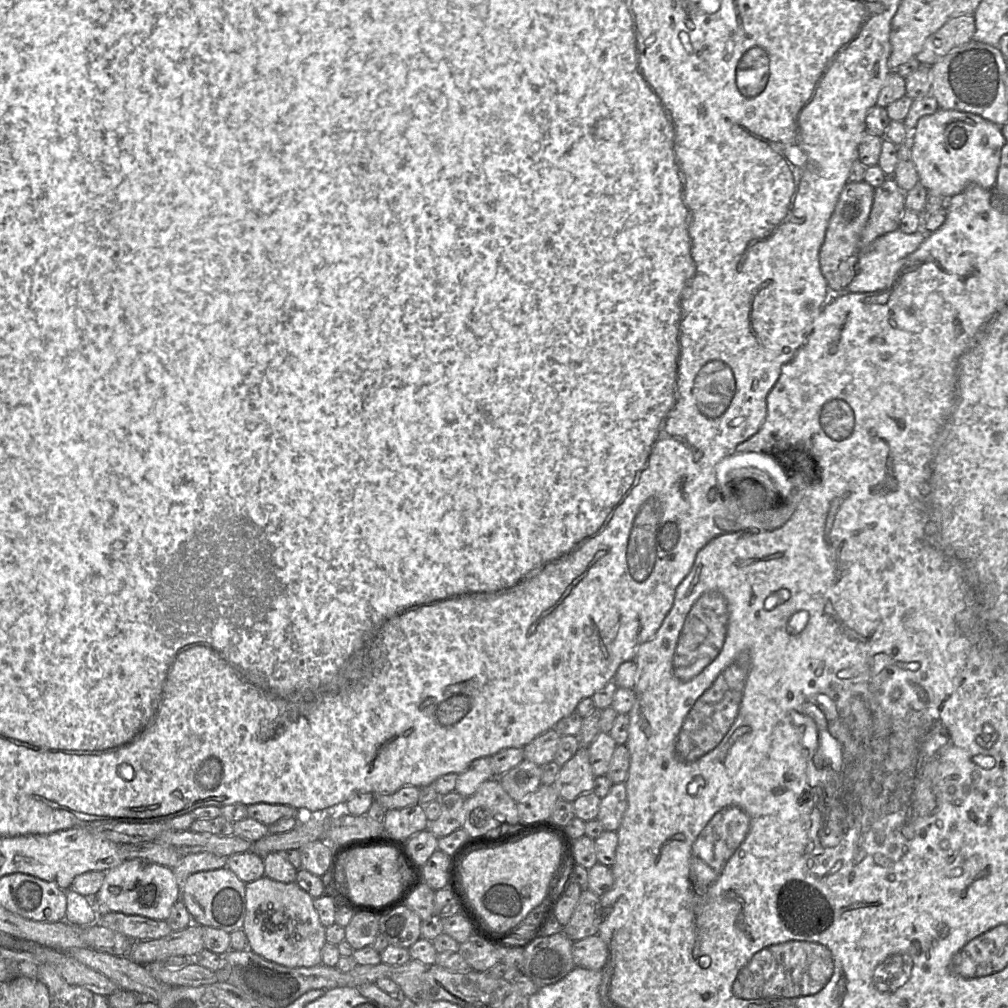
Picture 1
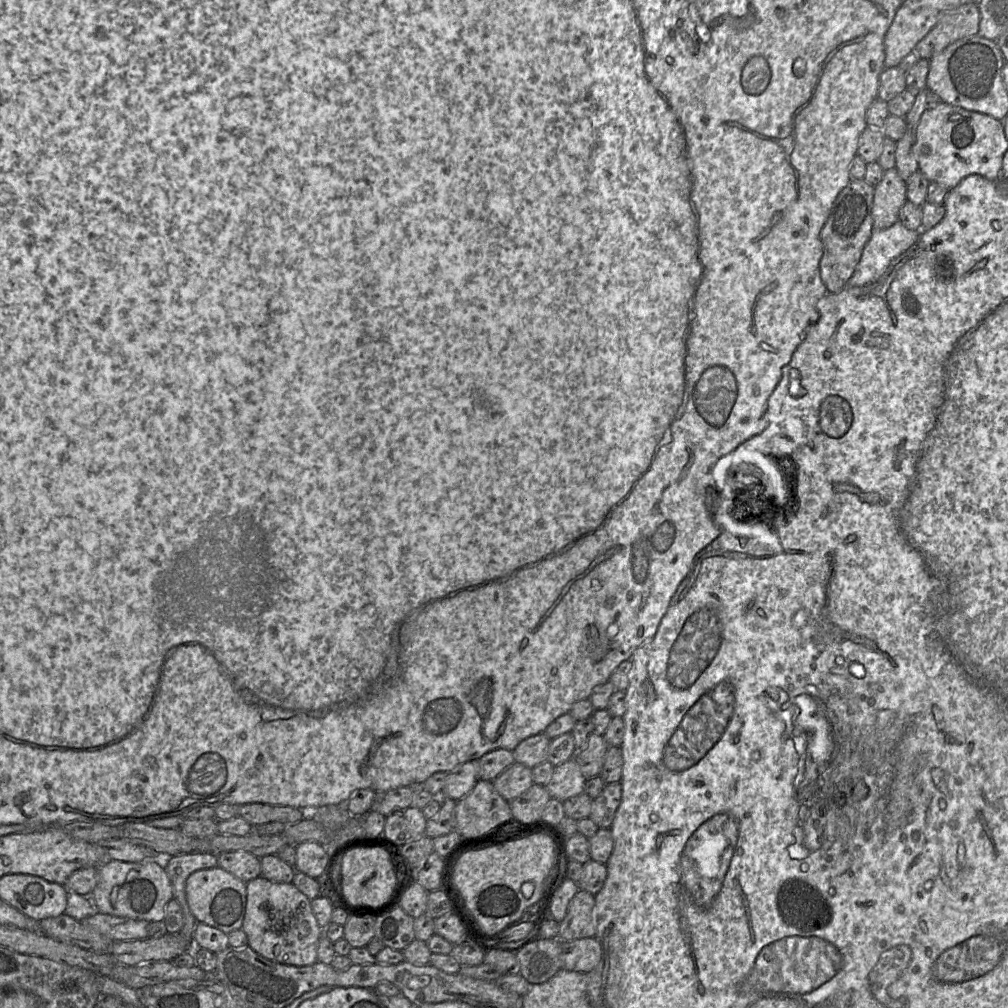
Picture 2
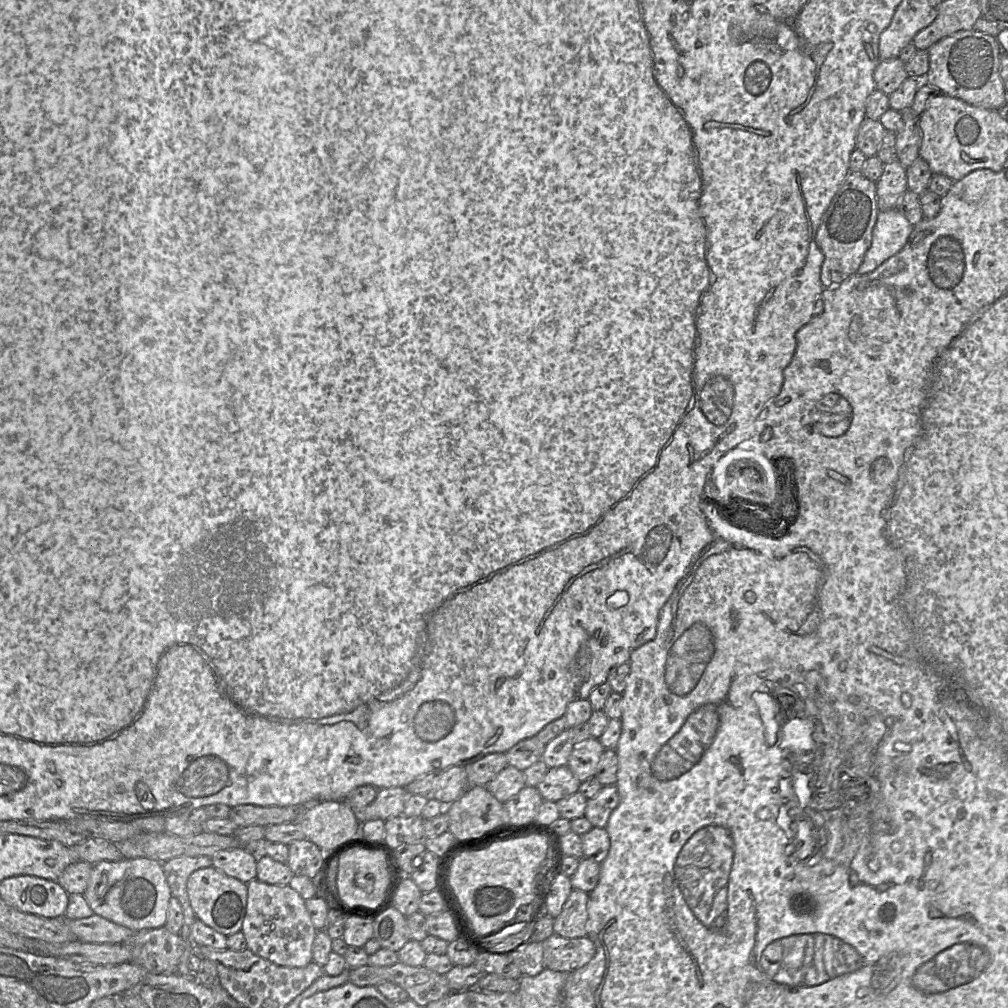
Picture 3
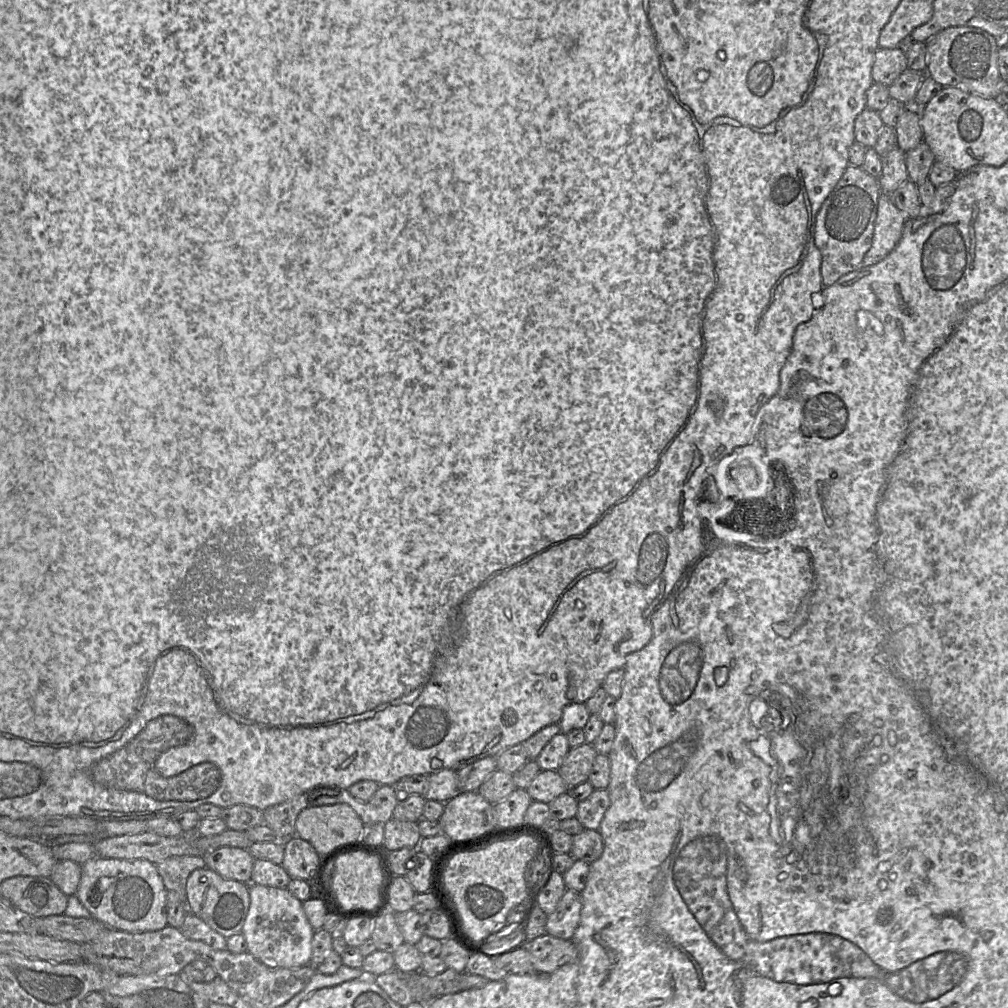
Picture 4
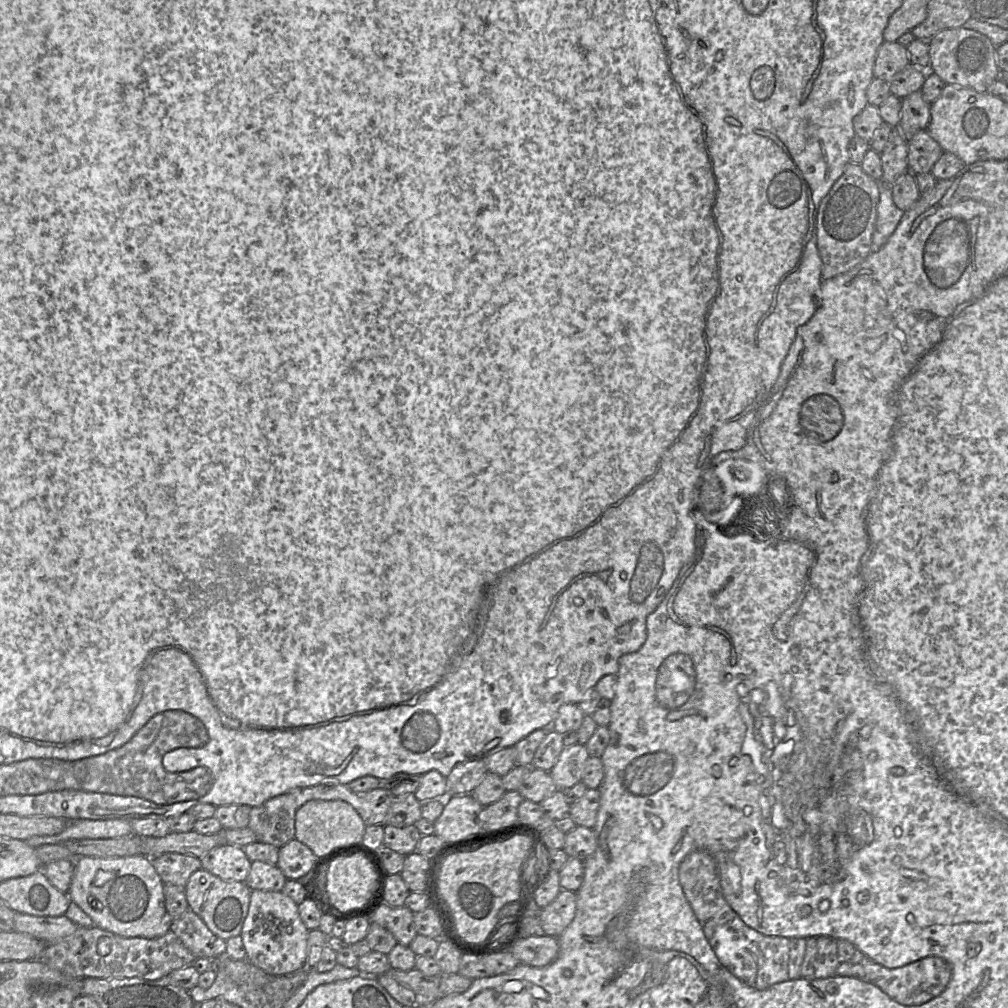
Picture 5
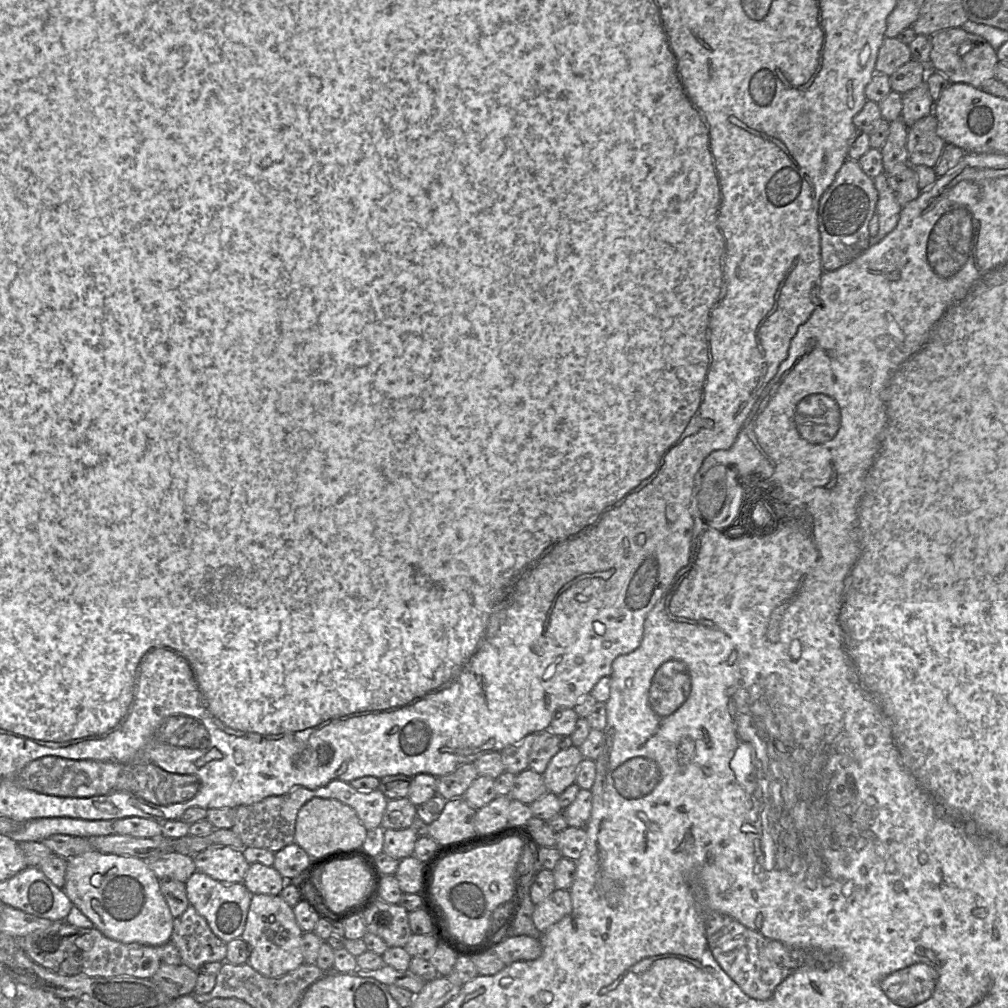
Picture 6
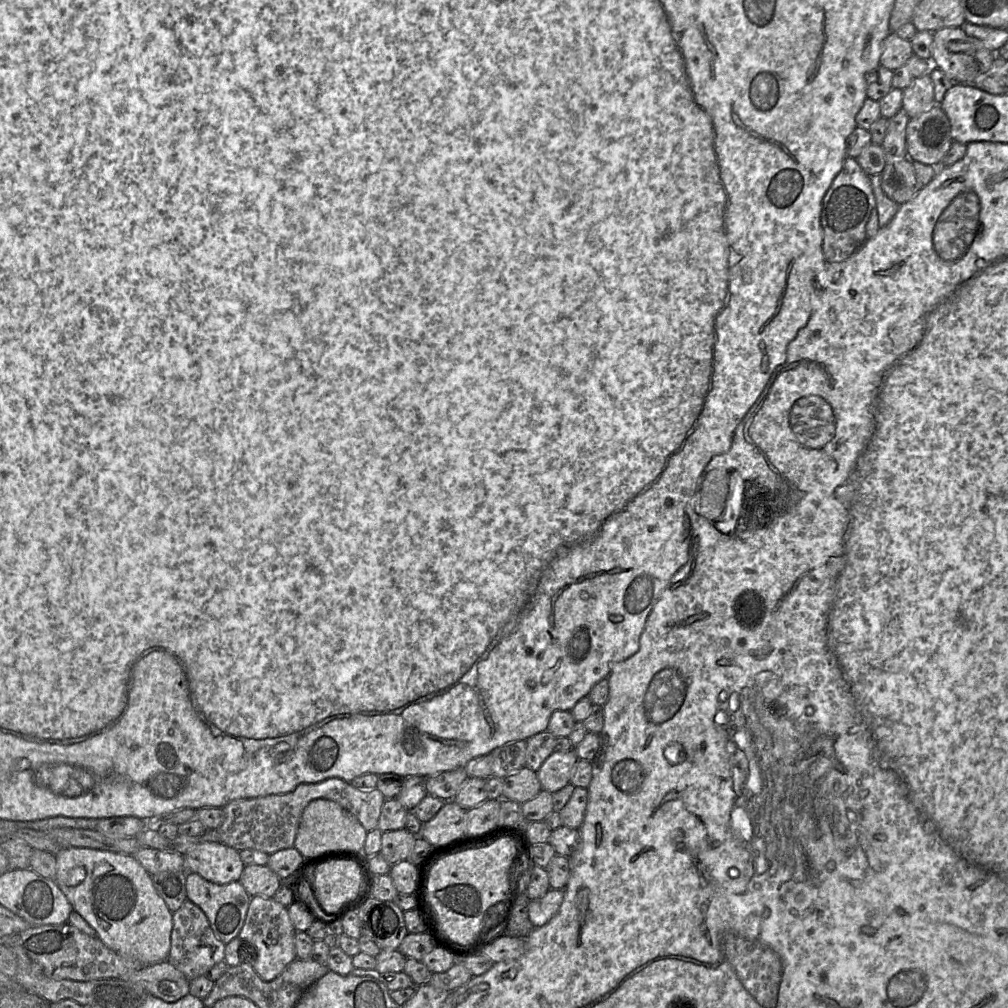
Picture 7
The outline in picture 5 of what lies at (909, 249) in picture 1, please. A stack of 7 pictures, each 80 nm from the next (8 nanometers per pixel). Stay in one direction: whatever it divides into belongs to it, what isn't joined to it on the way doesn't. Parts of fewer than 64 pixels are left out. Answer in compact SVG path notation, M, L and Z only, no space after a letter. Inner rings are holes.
M880 181L880 195L872 235L871 252L878 251L894 233L904 212L893 202L890 186Z

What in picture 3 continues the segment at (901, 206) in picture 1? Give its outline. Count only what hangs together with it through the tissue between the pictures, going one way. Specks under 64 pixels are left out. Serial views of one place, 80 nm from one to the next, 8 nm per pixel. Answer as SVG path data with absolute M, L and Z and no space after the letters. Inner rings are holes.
M897 159L883 164L882 175L876 182L878 210L896 209L899 200L906 191L906 168Z

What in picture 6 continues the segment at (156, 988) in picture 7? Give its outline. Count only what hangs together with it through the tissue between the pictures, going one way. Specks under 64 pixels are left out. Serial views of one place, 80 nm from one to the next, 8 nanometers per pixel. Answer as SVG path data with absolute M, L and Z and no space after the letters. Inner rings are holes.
M164 965L151 980L171 999L195 993L198 973L186 965Z

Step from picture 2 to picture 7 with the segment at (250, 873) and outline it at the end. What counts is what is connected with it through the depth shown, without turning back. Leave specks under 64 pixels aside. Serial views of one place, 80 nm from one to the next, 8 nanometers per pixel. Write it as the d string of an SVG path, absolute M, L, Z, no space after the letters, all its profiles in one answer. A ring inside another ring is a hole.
M220 842L192 846L183 856L186 872L197 873L216 884L238 881L245 867L239 852Z

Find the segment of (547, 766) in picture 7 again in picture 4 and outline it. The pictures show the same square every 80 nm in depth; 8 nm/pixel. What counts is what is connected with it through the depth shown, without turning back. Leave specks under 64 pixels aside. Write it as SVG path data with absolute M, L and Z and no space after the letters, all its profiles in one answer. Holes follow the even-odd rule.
M584 743L570 748L558 769L569 789L588 781L596 756L597 752L592 744Z

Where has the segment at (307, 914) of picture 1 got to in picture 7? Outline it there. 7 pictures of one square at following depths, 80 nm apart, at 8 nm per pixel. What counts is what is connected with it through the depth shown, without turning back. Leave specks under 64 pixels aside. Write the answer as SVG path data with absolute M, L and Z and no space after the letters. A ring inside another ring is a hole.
M252 896L244 925L238 938L249 947L247 962L264 981L272 981L297 959L294 944L296 930L290 920L287 908L273 898Z

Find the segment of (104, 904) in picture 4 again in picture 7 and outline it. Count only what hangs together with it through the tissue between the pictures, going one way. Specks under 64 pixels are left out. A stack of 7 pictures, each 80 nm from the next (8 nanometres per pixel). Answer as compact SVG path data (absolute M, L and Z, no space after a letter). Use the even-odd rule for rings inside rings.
M62 848L55 855L54 882L66 896L74 911L96 931L110 949L145 966L167 961L171 947L172 912L154 888L151 875L132 856L91 848Z

